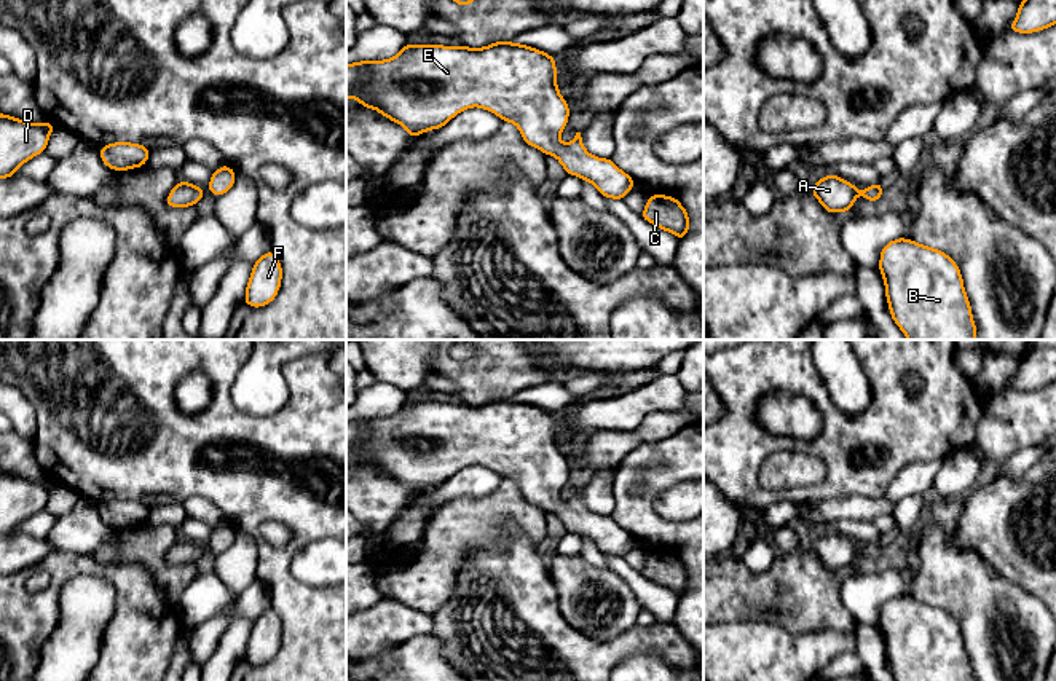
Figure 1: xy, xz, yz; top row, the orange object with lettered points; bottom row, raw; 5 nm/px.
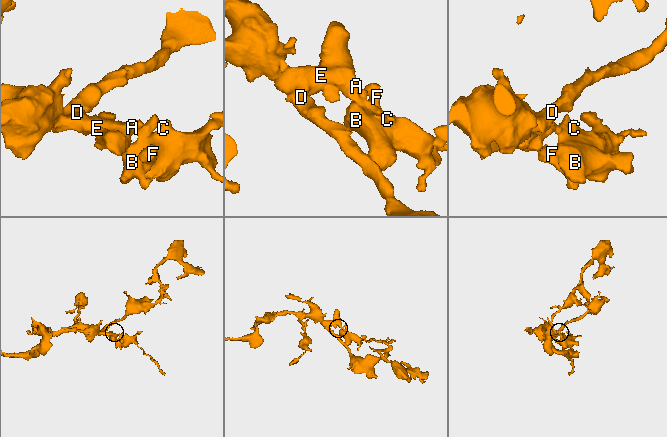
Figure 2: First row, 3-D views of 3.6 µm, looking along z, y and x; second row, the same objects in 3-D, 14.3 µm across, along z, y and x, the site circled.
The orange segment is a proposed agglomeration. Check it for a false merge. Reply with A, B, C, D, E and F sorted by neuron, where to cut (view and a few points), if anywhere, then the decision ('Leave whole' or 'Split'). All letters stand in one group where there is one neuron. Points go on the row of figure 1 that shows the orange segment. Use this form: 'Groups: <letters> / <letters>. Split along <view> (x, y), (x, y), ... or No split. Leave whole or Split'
Groups: A B C D E F. No split. Leave whole

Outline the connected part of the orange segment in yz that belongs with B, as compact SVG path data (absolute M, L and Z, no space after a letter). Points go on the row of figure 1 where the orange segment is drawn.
M908 238L887 242L877 268L890 316L908 340L976 340L976 324L957 263L943 250Z

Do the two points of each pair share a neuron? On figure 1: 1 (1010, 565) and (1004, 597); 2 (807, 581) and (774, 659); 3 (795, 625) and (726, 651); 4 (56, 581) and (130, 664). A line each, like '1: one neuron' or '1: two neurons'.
1: two neurons
2: two neurons
3: two neurons
4: one neuron

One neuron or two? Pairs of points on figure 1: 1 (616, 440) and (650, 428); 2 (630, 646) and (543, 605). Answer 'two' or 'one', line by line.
1: one
2: one

